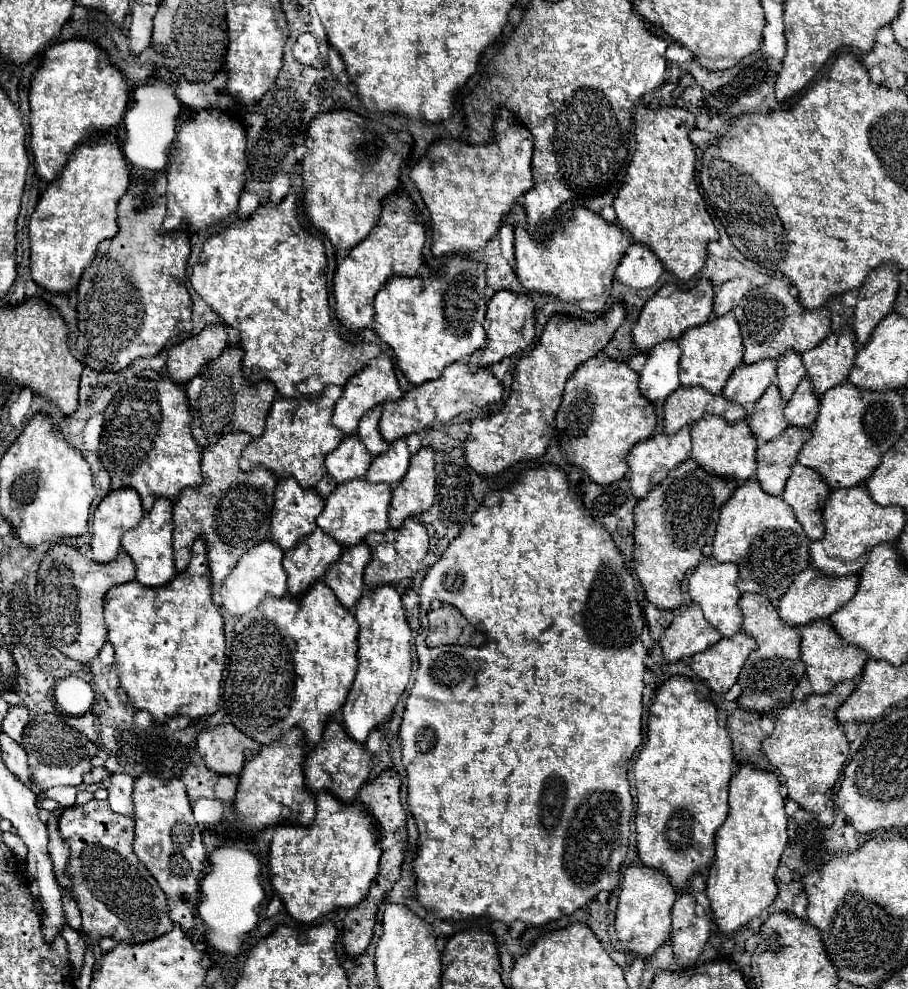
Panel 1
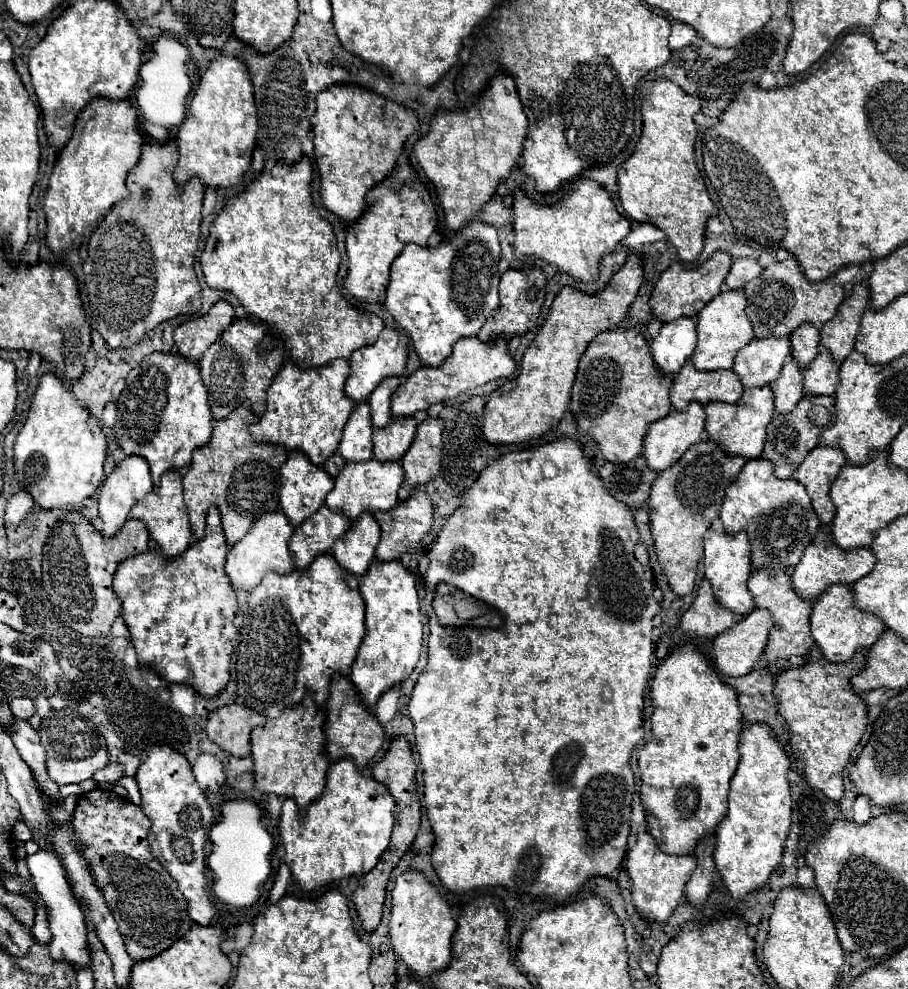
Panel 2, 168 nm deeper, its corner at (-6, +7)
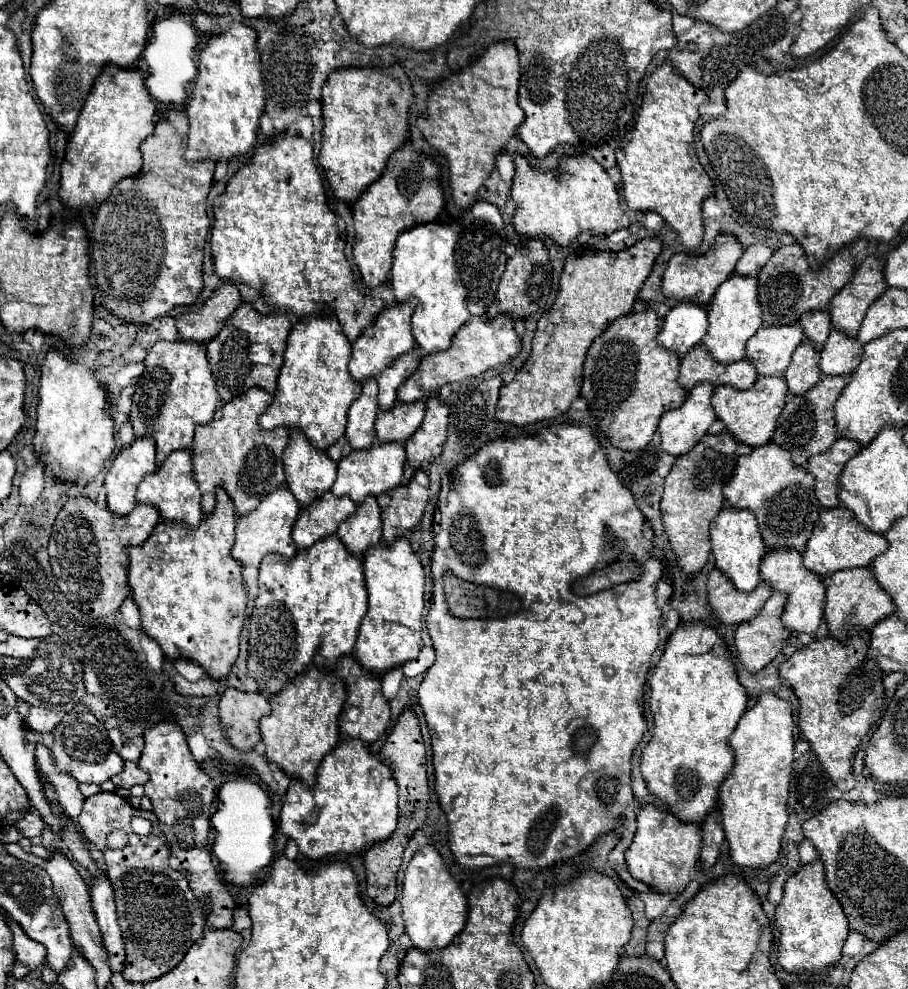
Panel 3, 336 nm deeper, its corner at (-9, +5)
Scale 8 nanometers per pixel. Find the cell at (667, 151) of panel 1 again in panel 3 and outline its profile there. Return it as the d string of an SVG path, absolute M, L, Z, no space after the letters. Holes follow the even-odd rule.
M665 62L647 80L635 130L627 134L625 144L617 150L627 206L631 210L657 212L679 234L687 250L697 250L701 246L701 204L715 192L711 178L705 174L695 154L695 122L703 102L707 102L707 96Z

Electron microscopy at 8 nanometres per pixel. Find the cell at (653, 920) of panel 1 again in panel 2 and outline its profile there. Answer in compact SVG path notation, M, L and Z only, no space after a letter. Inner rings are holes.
M648 830L638 832L636 844L626 854L626 872L632 880L632 902L644 918L666 922L674 908L684 900L684 886L696 868L696 854L664 854Z

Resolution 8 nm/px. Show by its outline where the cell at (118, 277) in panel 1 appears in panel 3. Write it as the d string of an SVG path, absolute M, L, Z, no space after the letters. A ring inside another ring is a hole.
M181 108L177 110L169 110L165 116L161 116L155 124L155 132L141 144L141 152L143 152L143 168L139 172L139 176L135 178L127 178L123 182L119 182L113 188L113 194L97 208L97 216L95 216L95 226L93 226L93 274L95 274L95 282L97 282L97 290L101 294L101 298L105 298L107 302L103 302L103 308L117 316L123 318L127 322L133 324L149 324L159 316L165 316L167 312L171 312L177 306L191 306L197 302L201 290L203 290L203 276L201 276L201 264L203 264L203 244L209 232L209 218L205 214L205 202L207 202L207 194L211 190L211 182L213 182L213 170L215 164L209 160L203 162L191 162L185 164L183 160L183 152L185 152L185 142L187 142L187 116Z

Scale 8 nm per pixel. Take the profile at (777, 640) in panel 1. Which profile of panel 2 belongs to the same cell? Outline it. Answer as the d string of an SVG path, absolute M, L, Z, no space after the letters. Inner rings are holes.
M754 570L748 578L748 588L754 596L756 606L770 610L774 616L774 628L770 630L770 640L764 650L764 662L778 674L782 670L778 660L788 660L792 656L806 658L808 650L814 646L814 638L810 632L812 602L804 602L804 598L800 598L792 590L792 580L786 570Z

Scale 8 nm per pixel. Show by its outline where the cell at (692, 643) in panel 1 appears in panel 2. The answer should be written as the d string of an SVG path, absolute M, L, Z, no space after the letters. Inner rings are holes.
M702 580L694 604L682 616L682 628L688 634L714 638L716 634L722 634L724 630L732 628L742 618L744 616L740 614L732 614L730 610L724 610L724 606L716 602L710 582Z

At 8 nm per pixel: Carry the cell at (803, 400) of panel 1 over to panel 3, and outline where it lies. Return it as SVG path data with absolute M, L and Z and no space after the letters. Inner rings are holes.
M831 330L821 350L821 360L819 360L821 376L851 374L857 368L861 354L863 354L863 346L855 338L849 338L843 332Z

